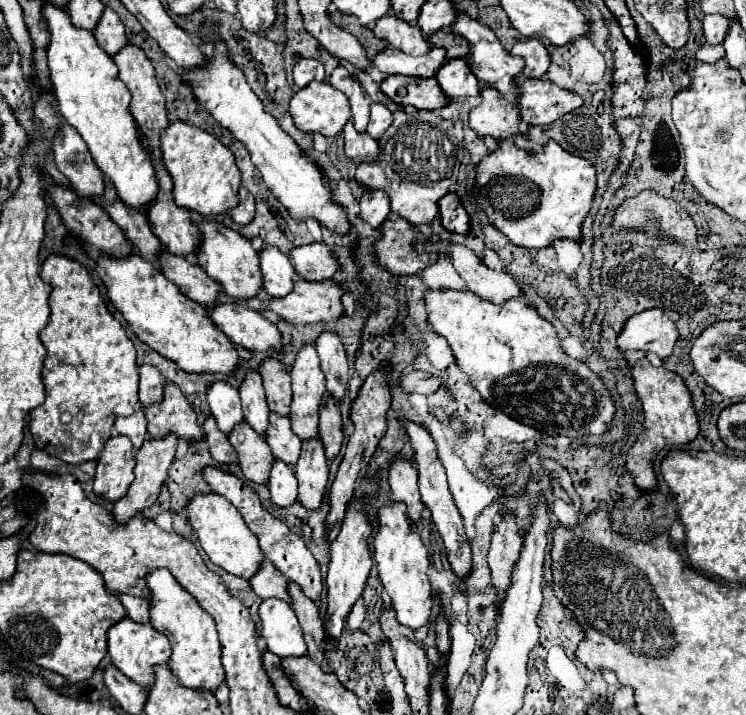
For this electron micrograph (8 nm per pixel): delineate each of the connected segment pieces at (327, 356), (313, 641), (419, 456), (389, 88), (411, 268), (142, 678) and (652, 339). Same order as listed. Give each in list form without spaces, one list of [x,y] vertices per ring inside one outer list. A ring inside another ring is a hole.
[[[323,330],[315,340],[315,348],[321,358],[323,374],[327,378],[327,392],[335,400],[341,400],[347,394],[347,382],[349,382],[349,366],[343,342],[335,332]]]
[[[289,580],[287,592],[291,596],[293,610],[299,618],[299,624],[301,624],[301,630],[303,630],[303,636],[305,636],[305,642],[307,642],[307,648],[309,648],[309,656],[317,664],[323,664],[325,658],[321,654],[321,642],[325,640],[325,632],[323,632],[323,624],[321,624],[321,618],[319,618],[319,610],[315,606],[315,602],[303,594],[299,584]]]
[[[401,418],[399,422],[403,424],[403,430],[407,432],[407,436],[411,440],[411,446],[413,446],[413,452],[415,452],[413,460],[415,460],[415,468],[419,472],[421,500],[431,510],[431,518],[433,518],[433,522],[435,522],[435,526],[437,526],[437,530],[439,530],[439,534],[441,534],[441,538],[445,542],[445,550],[447,550],[451,568],[457,572],[457,576],[467,576],[467,572],[471,568],[471,548],[469,548],[469,540],[467,540],[459,510],[453,504],[453,498],[451,498],[451,492],[449,492],[449,486],[447,486],[445,468],[441,466],[441,460],[437,456],[437,444],[423,426],[419,426],[419,424],[411,422],[411,420],[405,420],[405,418]]]
[[[389,76],[385,78],[381,84],[379,84],[381,92],[385,96],[389,96],[395,104],[399,106],[415,106],[415,108],[421,108],[421,110],[435,110],[435,108],[441,108],[449,102],[447,96],[443,96],[443,92],[439,92],[439,86],[435,84],[435,78],[415,78],[415,76]]]
[[[403,218],[385,220],[379,232],[381,238],[375,240],[371,246],[373,258],[389,274],[395,276],[417,274],[419,270],[437,260],[437,256],[419,256],[417,252],[411,252],[411,240],[427,240],[427,238],[417,234],[411,228],[411,224],[407,224]]]
[[[123,618],[109,628],[107,638],[109,638],[107,640],[107,650],[109,650],[111,662],[127,678],[131,678],[133,682],[137,682],[141,686],[149,686],[151,680],[153,680],[153,666],[155,664],[165,664],[171,656],[169,640],[159,630],[155,630],[151,624],[137,624],[129,618]]]
[[[651,308],[625,320],[617,334],[617,346],[621,350],[655,352],[659,358],[667,358],[677,336],[677,328],[665,312],[661,308]]]

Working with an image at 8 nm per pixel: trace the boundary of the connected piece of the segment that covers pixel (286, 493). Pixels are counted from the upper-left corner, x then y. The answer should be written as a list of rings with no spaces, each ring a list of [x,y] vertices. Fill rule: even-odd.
[[[275,460],[267,480],[267,488],[271,492],[271,502],[275,506],[285,508],[287,504],[293,504],[297,500],[297,478],[293,468],[283,460]]]

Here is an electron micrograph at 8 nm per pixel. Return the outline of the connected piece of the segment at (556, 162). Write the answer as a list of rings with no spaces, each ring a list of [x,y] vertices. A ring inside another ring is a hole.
[[[509,140],[497,142],[497,148],[475,166],[475,188],[471,192],[489,222],[523,248],[545,248],[561,238],[579,240],[579,228],[591,208],[593,194],[593,164],[563,150],[555,140],[549,140],[543,152],[521,150]]]

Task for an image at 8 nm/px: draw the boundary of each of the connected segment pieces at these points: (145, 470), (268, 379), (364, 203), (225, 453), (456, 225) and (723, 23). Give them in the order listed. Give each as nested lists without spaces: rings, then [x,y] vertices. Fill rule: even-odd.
[[[167,434],[165,438],[157,440],[157,438],[149,438],[143,442],[143,446],[137,450],[135,454],[135,460],[137,460],[137,466],[135,466],[135,480],[131,482],[127,494],[117,500],[113,504],[113,516],[115,520],[121,520],[121,522],[127,522],[131,516],[139,514],[141,510],[149,508],[157,496],[159,496],[159,490],[163,486],[163,482],[167,480],[167,470],[169,466],[173,464],[175,460],[175,450],[177,450],[177,436],[175,434]]]
[[[265,358],[259,366],[263,378],[263,388],[267,394],[267,404],[277,414],[289,414],[291,404],[291,376],[279,358]]]
[[[365,190],[365,194],[359,200],[359,208],[361,208],[361,212],[359,212],[361,220],[373,228],[379,228],[379,224],[391,212],[387,194],[379,192],[379,190]]]
[[[209,416],[209,418],[205,420],[203,430],[205,430],[205,440],[207,440],[207,446],[209,446],[209,452],[211,452],[211,456],[213,456],[217,462],[223,462],[223,464],[237,462],[237,452],[235,452],[235,448],[231,446],[229,438],[217,428],[213,416]]]
[[[447,194],[439,200],[439,212],[441,212],[441,224],[449,232],[467,234],[469,232],[469,216],[463,210],[457,194]]]
[[[705,14],[703,18],[703,32],[705,32],[705,40],[709,44],[721,44],[727,36],[729,30],[729,20],[721,14]]]

